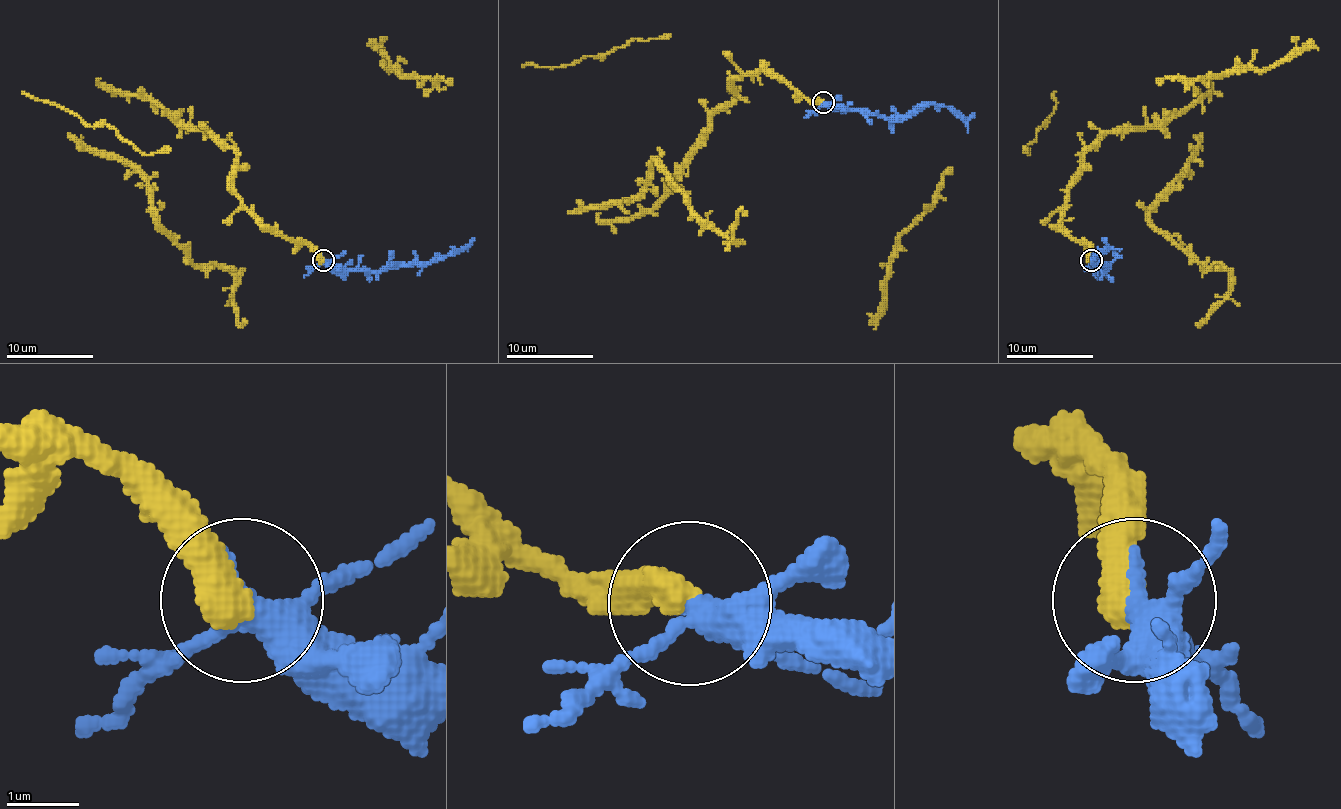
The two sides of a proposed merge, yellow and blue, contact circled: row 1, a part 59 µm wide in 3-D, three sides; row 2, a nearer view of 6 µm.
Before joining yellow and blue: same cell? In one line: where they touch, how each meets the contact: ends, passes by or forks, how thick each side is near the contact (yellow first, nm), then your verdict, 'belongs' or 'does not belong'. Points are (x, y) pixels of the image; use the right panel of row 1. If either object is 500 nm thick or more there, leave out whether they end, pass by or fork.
place (1091, 260); calibres 500 and 300 nm; belongs

